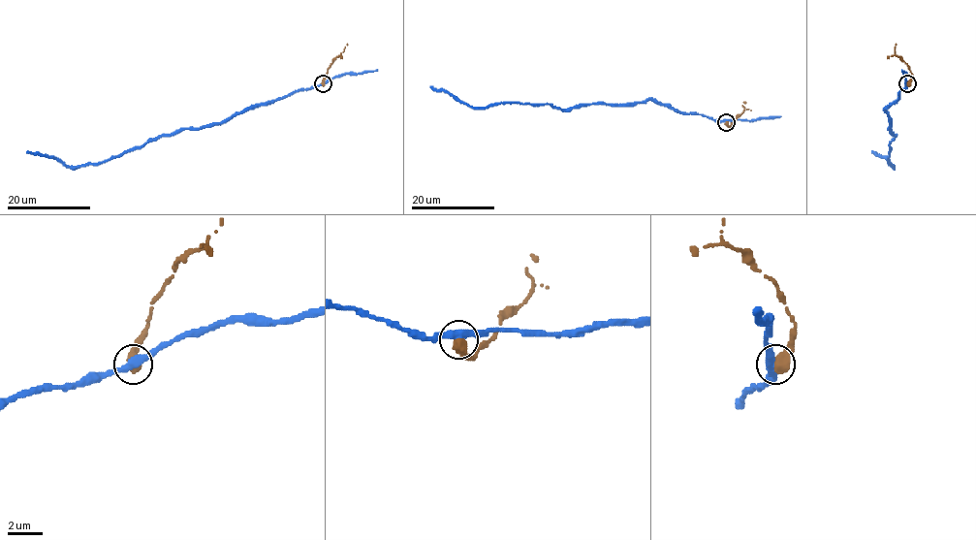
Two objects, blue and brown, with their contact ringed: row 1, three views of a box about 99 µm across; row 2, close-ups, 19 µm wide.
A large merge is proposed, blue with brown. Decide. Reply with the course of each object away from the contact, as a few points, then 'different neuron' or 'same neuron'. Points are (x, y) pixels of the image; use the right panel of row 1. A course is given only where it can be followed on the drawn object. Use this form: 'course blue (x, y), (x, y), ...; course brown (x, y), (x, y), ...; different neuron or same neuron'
course blue (907, 84), (885, 109), (895, 135), (889, 156), (893, 168), (871, 151); course brown (907, 84), (912, 74), (908, 65), (895, 54), (896, 44); different neuron

